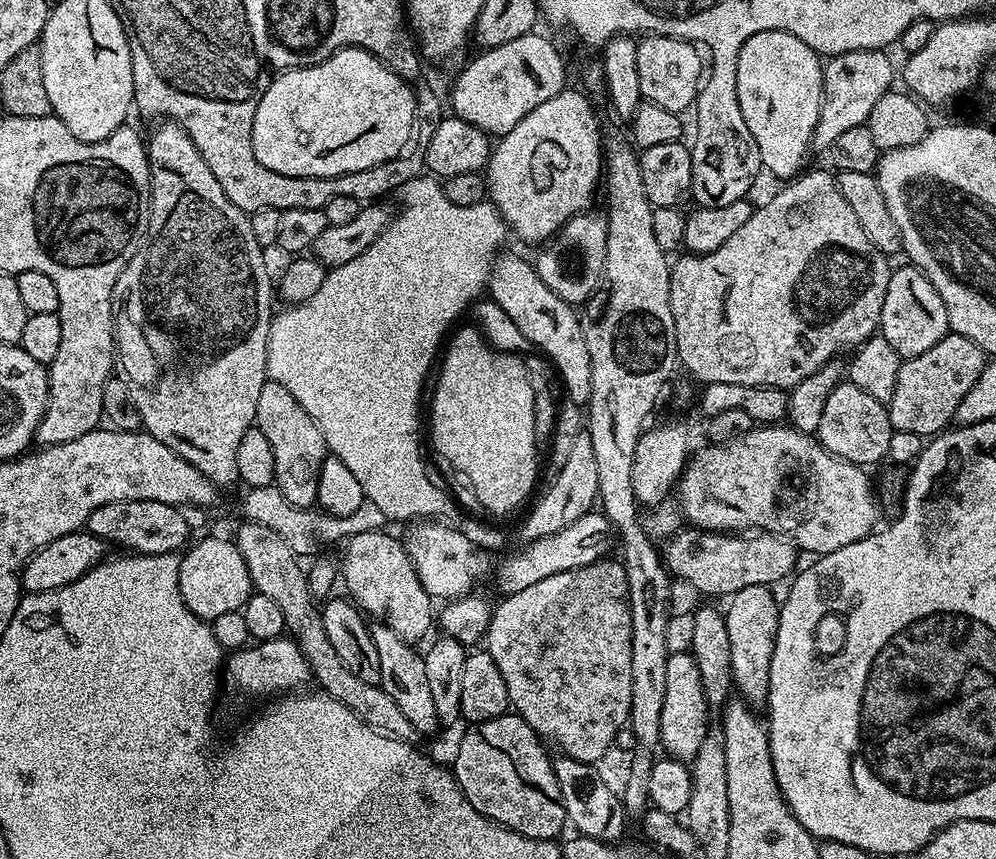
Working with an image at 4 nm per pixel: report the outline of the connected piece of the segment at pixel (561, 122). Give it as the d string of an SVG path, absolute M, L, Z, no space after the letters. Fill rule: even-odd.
M565 90L554 94L554 98L542 102L542 106L534 106L534 110L530 110L530 114L526 114L526 118L522 118L522 122L518 122L518 126L514 126L514 130L510 130L504 136L499 137L491 149L486 165L486 196L495 206L496 211L499 212L505 225L510 229L511 235L513 232L514 235L521 236L524 240L547 242L556 235L559 228L563 228L571 216L581 215L585 210L593 207L592 195L595 194L596 188L598 192L598 185L602 180L602 127L600 128L599 122L596 121L596 112L592 109L591 102L587 100L589 97L583 91L580 92Z

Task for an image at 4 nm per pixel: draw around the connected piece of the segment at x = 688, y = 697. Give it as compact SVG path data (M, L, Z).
M674 652L666 662L666 698L662 705L662 730L660 731L659 747L664 748L669 757L681 762L691 762L698 754L698 746L702 746L704 739L710 734L708 728L708 711L710 705L706 694L702 690L702 674L698 674L698 666L694 662L691 652Z

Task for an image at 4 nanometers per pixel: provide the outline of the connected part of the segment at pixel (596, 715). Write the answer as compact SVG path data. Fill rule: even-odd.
M605 558L590 566L566 570L562 574L550 574L550 578L542 578L542 582L534 582L534 586L526 586L526 590L518 590L518 594L507 594L503 599L500 605L492 608L492 617L486 633L486 650L490 658L494 658L498 671L506 682L509 705L514 709L515 715L522 717L536 731L537 736L549 745L557 744L563 755L587 764L600 762L611 750L620 727L623 729L627 725L630 714L630 606L623 563L616 558Z

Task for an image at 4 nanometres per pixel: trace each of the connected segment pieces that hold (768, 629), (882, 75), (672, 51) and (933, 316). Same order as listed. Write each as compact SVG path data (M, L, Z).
M748 586L729 597L728 608L724 610L724 621L729 631L733 687L741 700L749 706L768 701L770 662L773 661L780 625L780 604L771 592L769 587Z
M854 50L841 56L833 56L824 64L824 89L822 106L818 114L818 126L814 126L811 147L831 149L834 138L841 136L850 126L867 125L874 102L882 98L892 87L892 60L884 50Z
M651 34L645 35L637 43L636 49L638 50L638 86L641 97L654 102L654 106L663 106L665 110L677 114L684 114L687 108L689 111L695 105L696 97L702 87L701 49L691 40Z
M911 262L905 263L905 268L893 267L892 277L886 286L886 298L882 302L879 335L884 336L902 358L907 358L930 350L930 346L947 336L949 331L942 294L934 290L930 278L926 278L926 274L922 274L922 270L915 268Z

